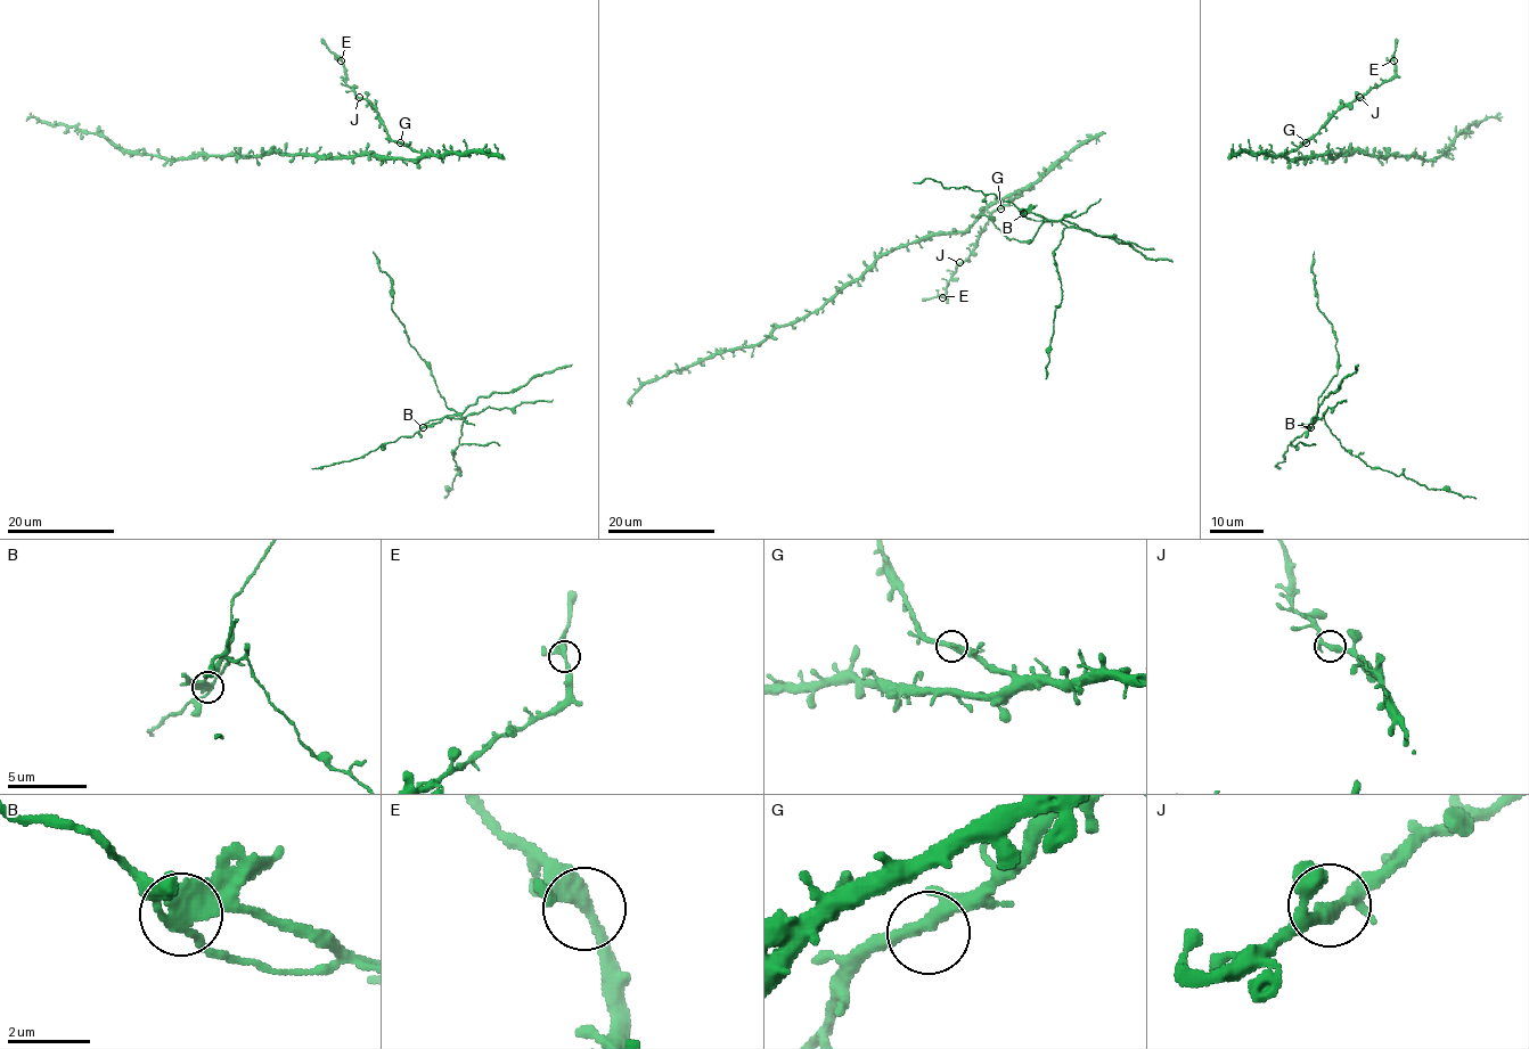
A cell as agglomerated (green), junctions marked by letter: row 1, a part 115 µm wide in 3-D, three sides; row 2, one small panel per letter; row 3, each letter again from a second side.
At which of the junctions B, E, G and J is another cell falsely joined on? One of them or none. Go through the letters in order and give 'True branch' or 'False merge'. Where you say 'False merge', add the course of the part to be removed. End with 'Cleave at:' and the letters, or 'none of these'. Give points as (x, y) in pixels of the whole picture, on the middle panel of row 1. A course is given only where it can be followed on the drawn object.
B: False merge. Course of the part to remove: (1023, 213), (1057, 221), (1045, 221), (1032, 240), (1010, 239), (991, 218), (974, 216)
E: True branch
G: True branch
J: True branch
Cleave at: B

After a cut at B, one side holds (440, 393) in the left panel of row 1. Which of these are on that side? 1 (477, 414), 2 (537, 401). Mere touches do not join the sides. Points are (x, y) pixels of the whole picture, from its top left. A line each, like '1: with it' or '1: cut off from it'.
1: cut off from it
2: cut off from it

